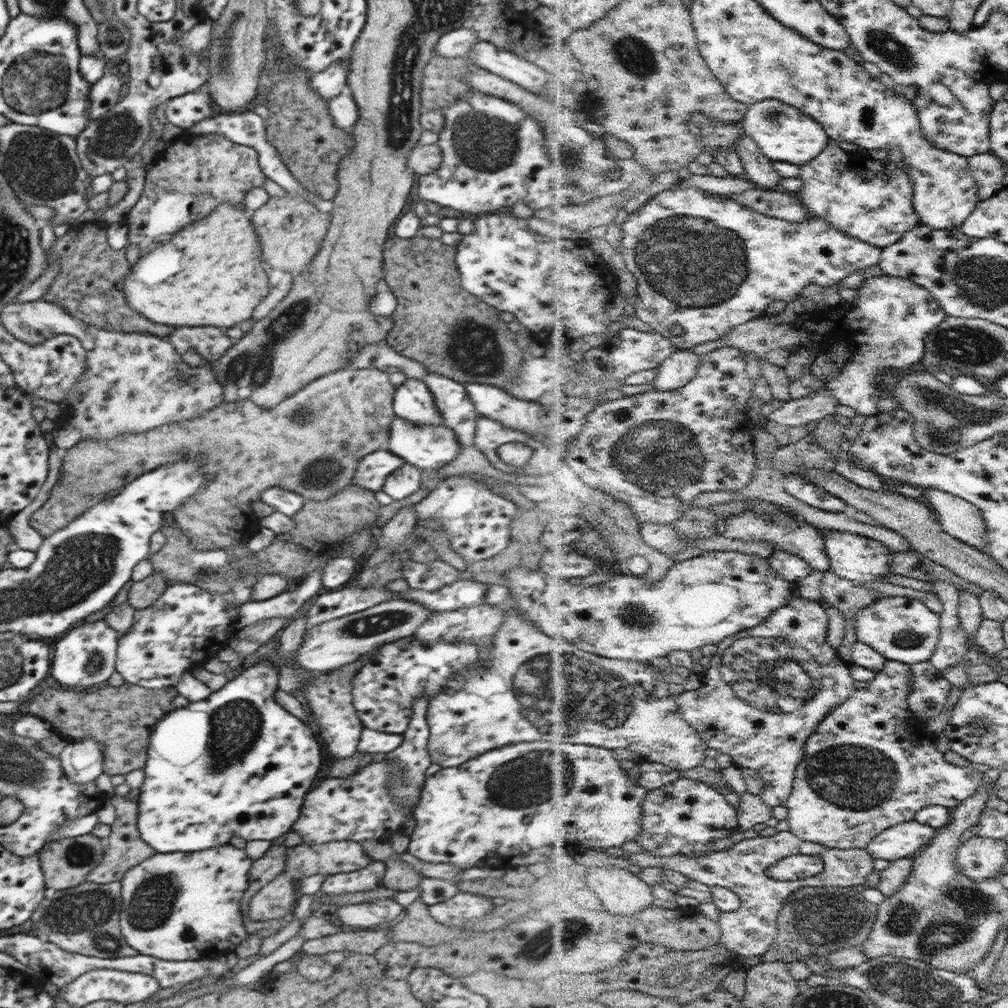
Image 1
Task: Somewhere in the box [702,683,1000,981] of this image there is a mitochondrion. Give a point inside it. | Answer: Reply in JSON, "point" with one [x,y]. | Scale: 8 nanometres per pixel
{"point":[934,933]}

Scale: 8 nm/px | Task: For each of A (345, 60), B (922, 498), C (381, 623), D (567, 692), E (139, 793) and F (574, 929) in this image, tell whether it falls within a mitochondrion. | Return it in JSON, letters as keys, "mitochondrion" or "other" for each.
{"A":"other","B":"other","C":"mitochondrion","D":"mitochondrion","E":"other","F":"mitochondrion"}

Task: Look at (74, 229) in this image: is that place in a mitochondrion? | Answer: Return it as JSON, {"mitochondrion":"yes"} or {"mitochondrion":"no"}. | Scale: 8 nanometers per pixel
{"mitochondrion":"no"}

